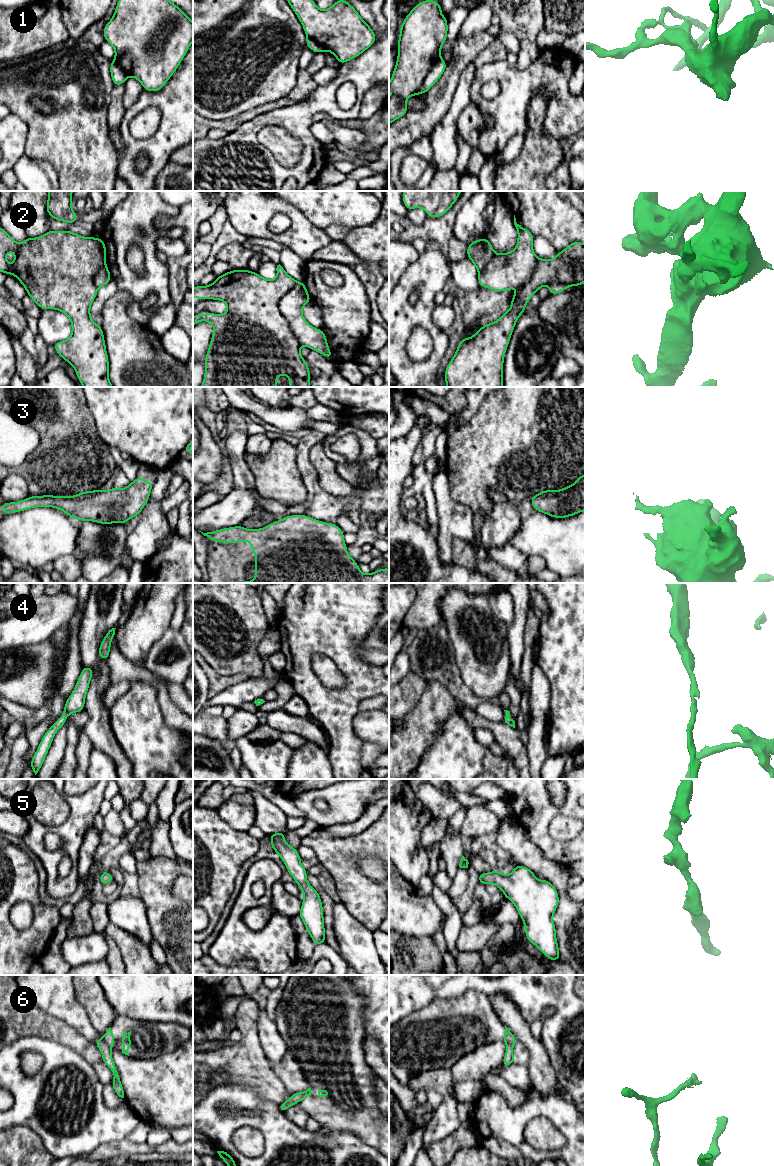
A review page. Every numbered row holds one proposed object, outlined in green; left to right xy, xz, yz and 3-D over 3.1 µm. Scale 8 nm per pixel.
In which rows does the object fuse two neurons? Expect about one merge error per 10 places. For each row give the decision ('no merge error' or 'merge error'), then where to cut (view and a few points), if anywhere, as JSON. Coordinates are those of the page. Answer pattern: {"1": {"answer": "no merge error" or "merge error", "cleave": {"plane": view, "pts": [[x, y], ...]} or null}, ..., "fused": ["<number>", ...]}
{"1": {"answer": "merge error", "cleave": {"plane": "yz", "pts": [[440, 58], [434, 63], [421, 85], [412, 94]]}}, "2": {"answer": "no merge error", "cleave": null}, "3": {"answer": "merge error", "cleave": {"plane": "xy", "pts": [[58, 497], [59, 508]]}}, "4": {"answer": "no merge error", "cleave": null}, "5": {"answer": "no merge error", "cleave": null}, "6": {"answer": "merge error", "cleave": {"plane": "xy", "pts": [[102, 1037], [109, 1048]]}}, "fused": ["1", "3", "6"]}

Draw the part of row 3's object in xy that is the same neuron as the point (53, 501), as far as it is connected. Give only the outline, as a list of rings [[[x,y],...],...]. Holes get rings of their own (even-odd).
[[[54,495],[43,496],[30,496],[22,501],[3,503],[0,505],[0,509],[3,510],[5,515],[13,512],[21,512],[35,507],[53,507],[59,509],[60,498]]]

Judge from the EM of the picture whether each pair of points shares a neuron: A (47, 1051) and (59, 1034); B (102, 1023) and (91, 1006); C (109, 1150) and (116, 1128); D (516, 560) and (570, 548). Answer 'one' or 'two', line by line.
A: two
B: one
C: two
D: two

